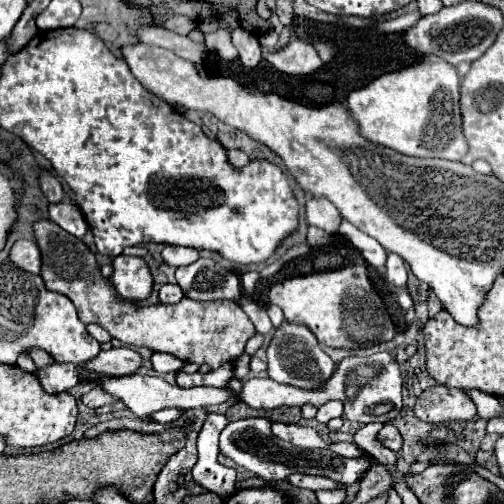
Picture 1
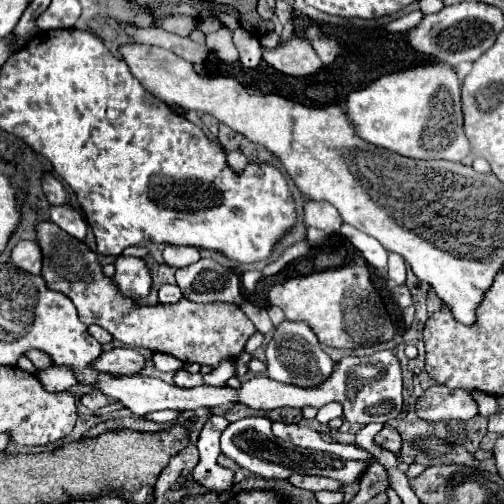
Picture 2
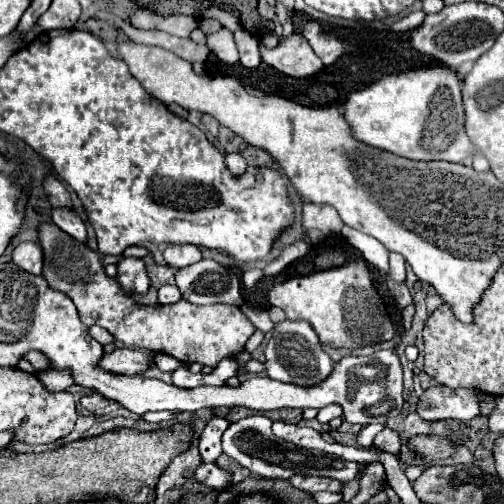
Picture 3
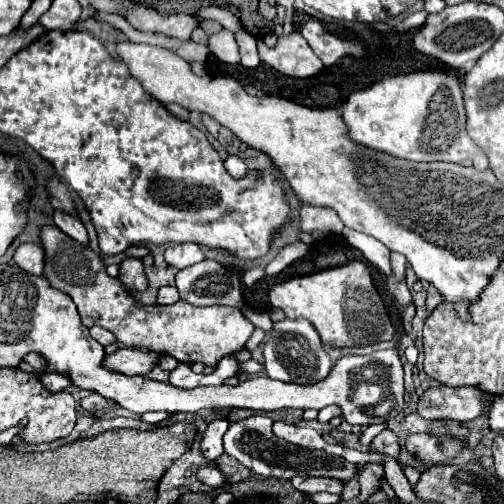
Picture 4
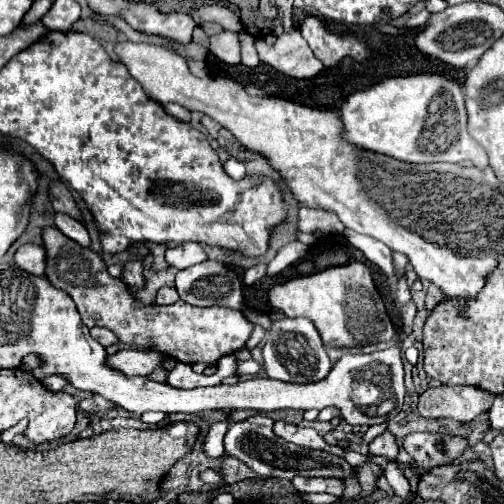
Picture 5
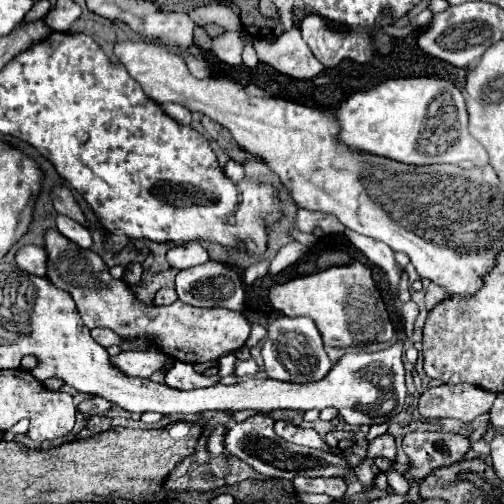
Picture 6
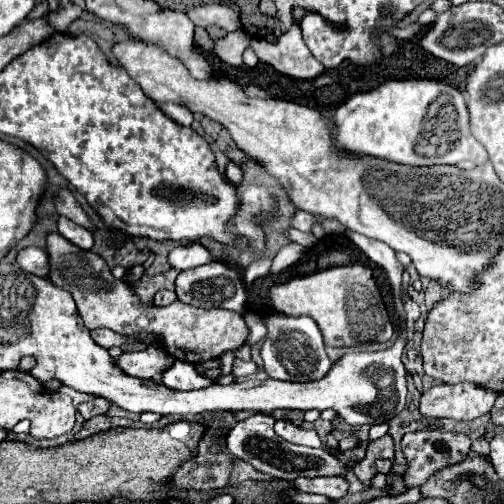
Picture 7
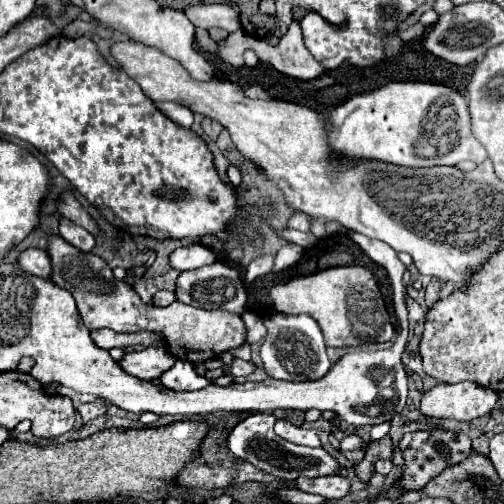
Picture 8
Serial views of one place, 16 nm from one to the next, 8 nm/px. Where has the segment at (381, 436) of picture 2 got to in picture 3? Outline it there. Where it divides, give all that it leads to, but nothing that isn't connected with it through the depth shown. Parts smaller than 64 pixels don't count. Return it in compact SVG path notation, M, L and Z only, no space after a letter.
M388 426L374 438L374 444L378 448L384 448L386 452L392 452L392 454L398 454L400 452L400 446L402 446L400 436L392 428L388 428Z

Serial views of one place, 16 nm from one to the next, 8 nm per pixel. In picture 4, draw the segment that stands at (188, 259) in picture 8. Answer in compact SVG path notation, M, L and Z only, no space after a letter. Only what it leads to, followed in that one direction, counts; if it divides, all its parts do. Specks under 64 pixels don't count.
M184 244L184 246L168 246L164 252L164 258L170 266L180 270L180 268L186 268L186 266L192 266L192 264L204 260L204 254L202 254L200 246Z

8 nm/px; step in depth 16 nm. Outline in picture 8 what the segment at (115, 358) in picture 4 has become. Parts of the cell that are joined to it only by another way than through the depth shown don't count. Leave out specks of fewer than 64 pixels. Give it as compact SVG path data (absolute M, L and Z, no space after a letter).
M148 346L144 350L138 350L138 352L126 352L118 366L130 374L130 376L136 376L140 380L152 380L156 376L160 376L164 370L172 368L174 364L174 358L168 354L166 348L154 348L154 346Z

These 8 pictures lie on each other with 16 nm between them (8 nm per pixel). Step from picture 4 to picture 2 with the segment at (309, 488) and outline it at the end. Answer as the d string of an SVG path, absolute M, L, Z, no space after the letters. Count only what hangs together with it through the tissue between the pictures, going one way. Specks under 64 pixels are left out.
M294 474L294 476L288 478L288 482L294 484L296 488L306 488L306 490L312 490L312 492L318 492L318 490L340 490L336 480L328 480L328 478L320 478L320 476Z

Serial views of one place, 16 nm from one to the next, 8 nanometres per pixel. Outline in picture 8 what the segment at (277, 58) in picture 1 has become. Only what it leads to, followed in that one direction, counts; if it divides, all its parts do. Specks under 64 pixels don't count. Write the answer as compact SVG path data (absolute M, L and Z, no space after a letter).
M296 20L290 24L288 32L278 40L276 46L266 46L264 40L252 38L252 50L258 54L262 62L272 64L278 72L292 78L312 80L324 72L322 64L312 58L310 50L302 42L300 24Z

